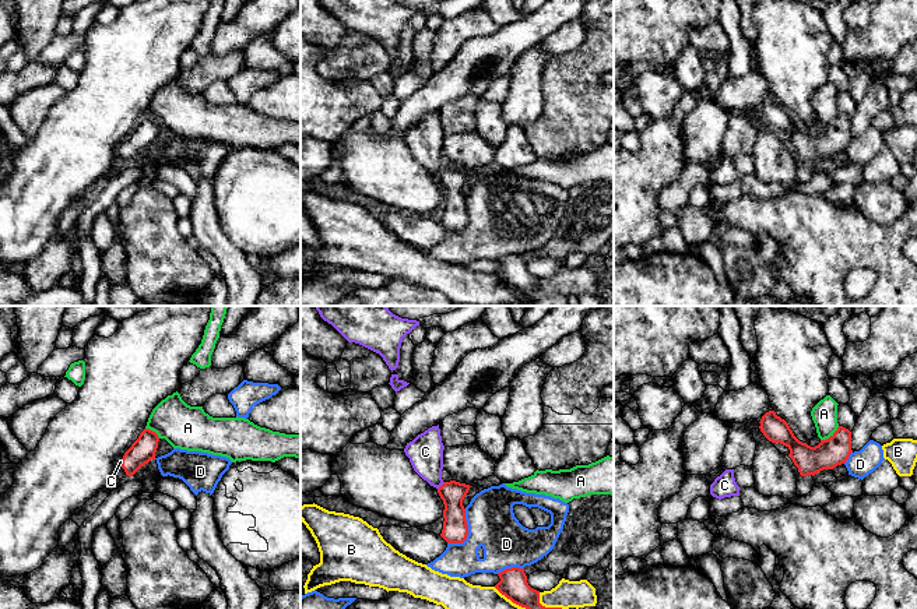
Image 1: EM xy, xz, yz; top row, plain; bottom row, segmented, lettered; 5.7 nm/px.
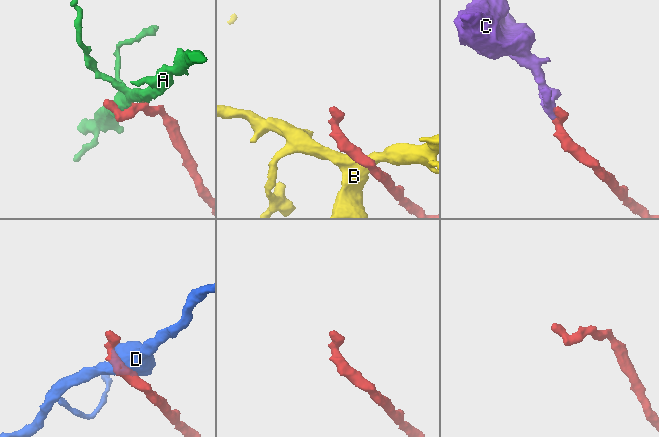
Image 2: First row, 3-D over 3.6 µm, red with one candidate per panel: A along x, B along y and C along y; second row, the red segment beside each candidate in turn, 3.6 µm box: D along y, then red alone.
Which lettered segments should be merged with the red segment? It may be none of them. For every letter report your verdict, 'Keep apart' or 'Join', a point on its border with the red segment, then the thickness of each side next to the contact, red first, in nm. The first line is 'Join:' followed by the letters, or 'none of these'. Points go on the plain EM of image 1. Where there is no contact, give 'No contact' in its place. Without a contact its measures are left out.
Join: C
A: Keep apart. Touches red at yz (831, 123). Thickness 170 nm (red) against 150 nm
B: Keep apart. Touches red at xz (515, 289). Thickness 160 nm (red) against 280 nm
C: Join. Touches red at xz (441, 173). Thickness 140 nm (red) against 200 nm
D: Keep apart. Touches red at xz (467, 219). Thickness 140 nm (red) against 280 nm

